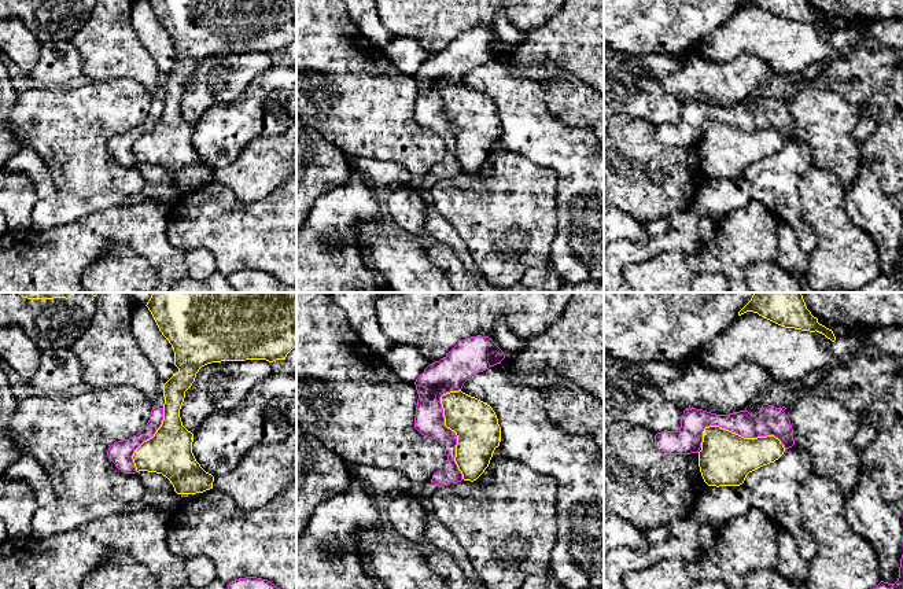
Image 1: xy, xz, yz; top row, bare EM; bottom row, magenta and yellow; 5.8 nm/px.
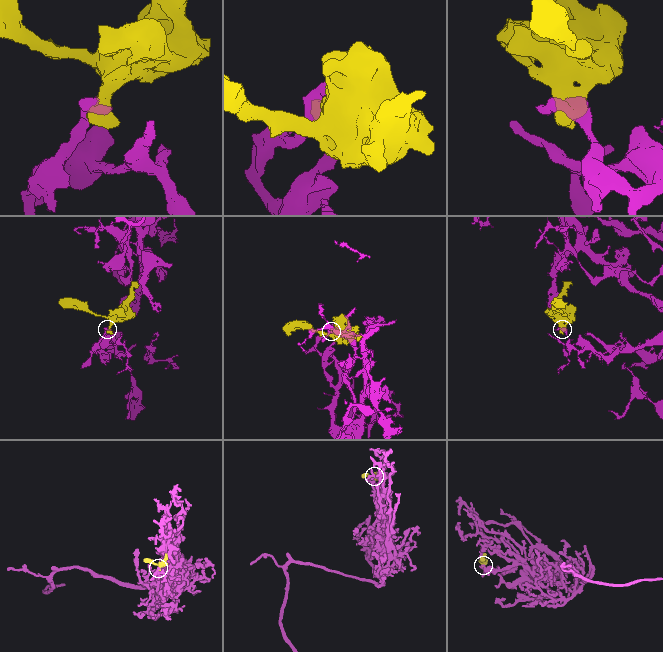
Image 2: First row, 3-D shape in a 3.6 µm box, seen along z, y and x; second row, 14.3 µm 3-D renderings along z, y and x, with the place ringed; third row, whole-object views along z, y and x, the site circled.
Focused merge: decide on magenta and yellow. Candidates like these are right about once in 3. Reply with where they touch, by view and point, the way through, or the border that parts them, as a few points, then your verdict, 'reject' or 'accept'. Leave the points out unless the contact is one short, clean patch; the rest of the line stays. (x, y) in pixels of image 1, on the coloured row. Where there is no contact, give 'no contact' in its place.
xz (449, 429) | reject

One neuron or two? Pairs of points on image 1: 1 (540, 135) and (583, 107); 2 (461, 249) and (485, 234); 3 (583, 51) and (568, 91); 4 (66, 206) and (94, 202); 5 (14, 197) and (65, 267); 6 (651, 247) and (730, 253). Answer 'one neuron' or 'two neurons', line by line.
1: two neurons
2: two neurons
3: two neurons
4: one neuron
5: two neurons
6: two neurons

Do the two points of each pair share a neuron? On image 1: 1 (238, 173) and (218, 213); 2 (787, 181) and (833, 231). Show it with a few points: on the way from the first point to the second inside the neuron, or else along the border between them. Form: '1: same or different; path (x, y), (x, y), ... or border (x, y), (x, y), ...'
1: different; border (213, 180), (227, 184), (246, 203), (261, 199)
2: different; border (813, 165), (799, 183), (800, 214), (807, 225)

